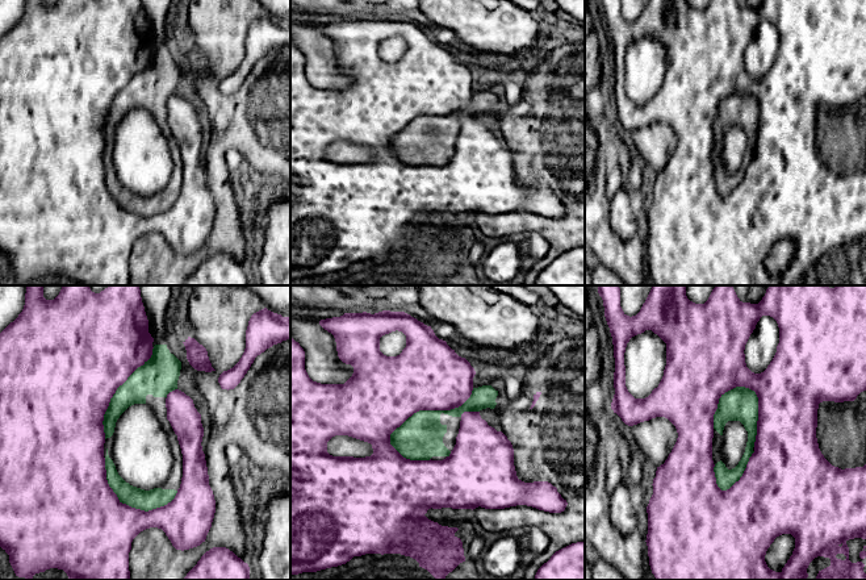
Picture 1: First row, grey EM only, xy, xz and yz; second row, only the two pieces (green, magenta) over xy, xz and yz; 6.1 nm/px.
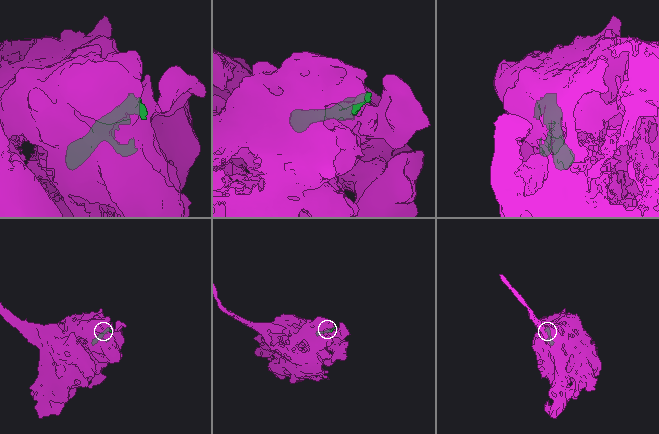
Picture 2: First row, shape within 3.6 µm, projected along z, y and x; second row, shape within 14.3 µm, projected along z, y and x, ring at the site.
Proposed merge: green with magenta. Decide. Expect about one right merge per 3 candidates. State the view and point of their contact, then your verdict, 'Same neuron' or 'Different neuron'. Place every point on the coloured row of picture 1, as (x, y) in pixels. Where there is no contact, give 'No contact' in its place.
Touches green at xz (429, 410). Different neuron

